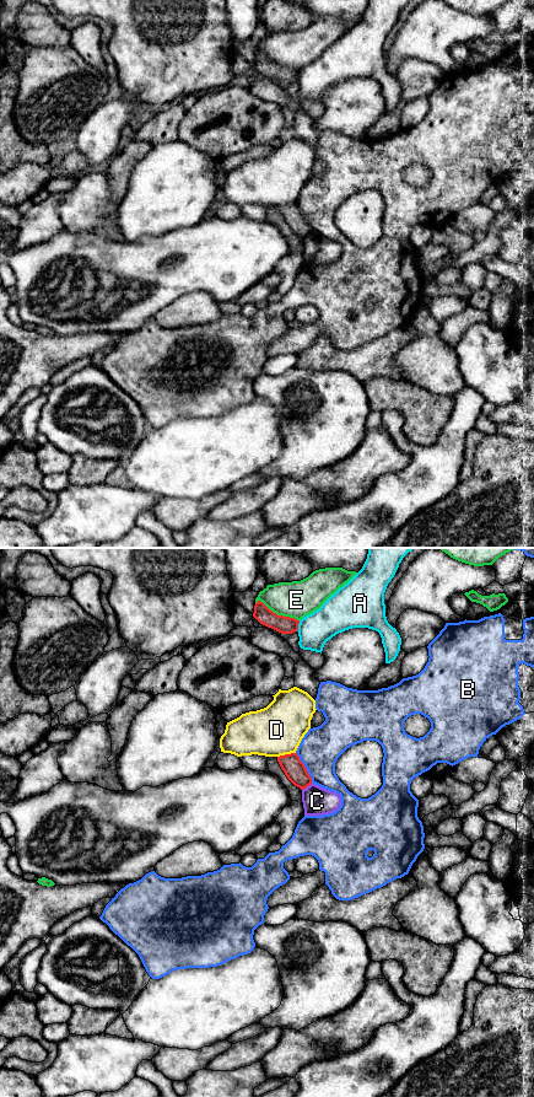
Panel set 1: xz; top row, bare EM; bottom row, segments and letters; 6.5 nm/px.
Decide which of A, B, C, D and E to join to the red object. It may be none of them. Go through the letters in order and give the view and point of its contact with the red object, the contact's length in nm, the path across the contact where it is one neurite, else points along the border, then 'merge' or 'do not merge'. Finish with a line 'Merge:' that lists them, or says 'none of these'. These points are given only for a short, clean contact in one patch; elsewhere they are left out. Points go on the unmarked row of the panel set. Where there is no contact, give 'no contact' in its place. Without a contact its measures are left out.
A: contact xz (297, 75); length 80 nm; do not merge
B: contact xz (305, 216); length 220 nm; do not merge
C: contact xz (307, 235); length 90 nm; border xz (312, 232), (302, 240); do not merge
D: contact xz (286, 204); length 120 nm; do not merge
E: contact xz (276, 64); length 320 nm; do not merge
Merge: none of these

